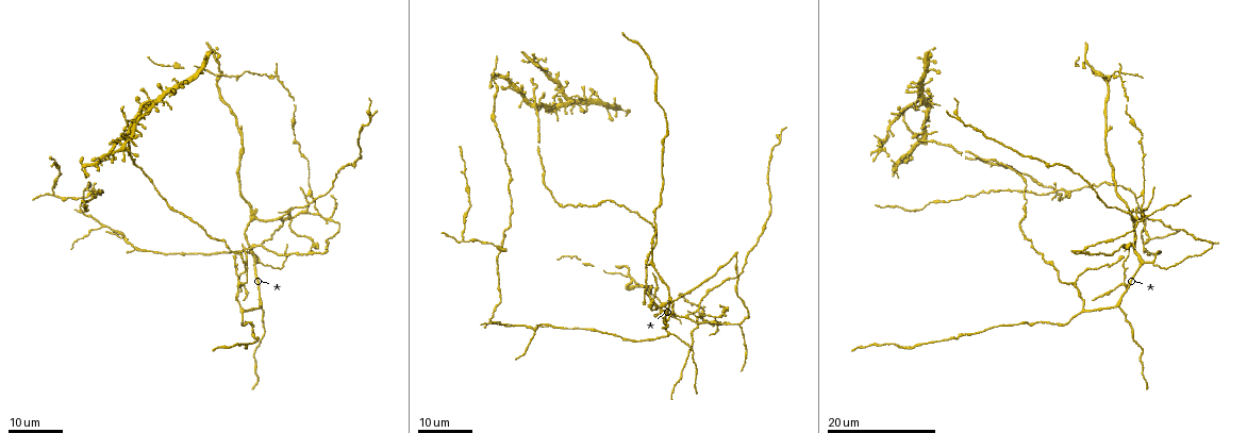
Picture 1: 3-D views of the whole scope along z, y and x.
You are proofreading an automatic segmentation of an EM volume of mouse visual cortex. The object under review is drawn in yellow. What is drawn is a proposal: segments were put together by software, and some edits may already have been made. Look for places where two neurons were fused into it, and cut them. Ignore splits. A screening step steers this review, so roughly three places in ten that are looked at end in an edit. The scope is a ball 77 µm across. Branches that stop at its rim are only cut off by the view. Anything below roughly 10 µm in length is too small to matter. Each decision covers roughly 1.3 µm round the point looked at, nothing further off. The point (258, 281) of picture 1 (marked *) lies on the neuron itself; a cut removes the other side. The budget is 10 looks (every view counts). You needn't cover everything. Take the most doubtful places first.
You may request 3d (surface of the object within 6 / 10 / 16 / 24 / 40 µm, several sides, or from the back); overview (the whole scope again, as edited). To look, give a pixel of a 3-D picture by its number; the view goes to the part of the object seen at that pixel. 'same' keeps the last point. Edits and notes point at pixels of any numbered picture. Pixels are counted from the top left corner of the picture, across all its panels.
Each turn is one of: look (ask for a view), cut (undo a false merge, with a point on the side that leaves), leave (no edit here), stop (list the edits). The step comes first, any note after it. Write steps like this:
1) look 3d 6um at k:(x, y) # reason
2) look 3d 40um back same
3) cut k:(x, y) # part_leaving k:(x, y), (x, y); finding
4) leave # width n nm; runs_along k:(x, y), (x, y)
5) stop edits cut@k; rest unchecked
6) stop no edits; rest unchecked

look 3d 24um at 1:(1145, 261) # branch point

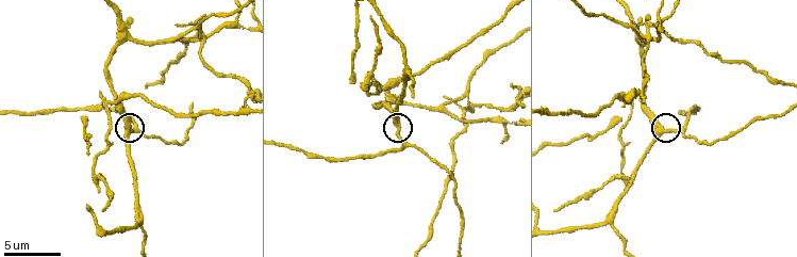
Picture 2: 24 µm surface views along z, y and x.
look 3d 10um at 2:(399, 127) # closer look

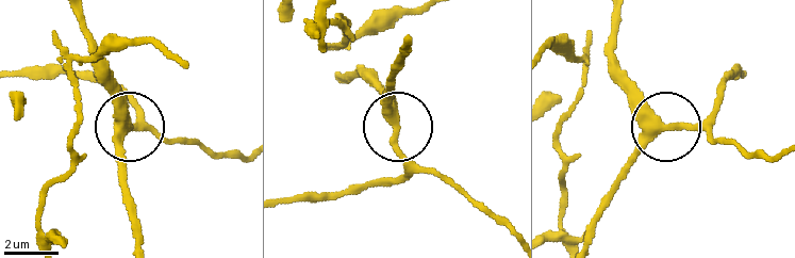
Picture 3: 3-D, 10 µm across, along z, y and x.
leave # runs_along 3:(596, 219), (624, 166), (660, 125), (618, 79); all the same neuron

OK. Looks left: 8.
look 3d 24um at 1:(1066, 191) # looks like a crossing

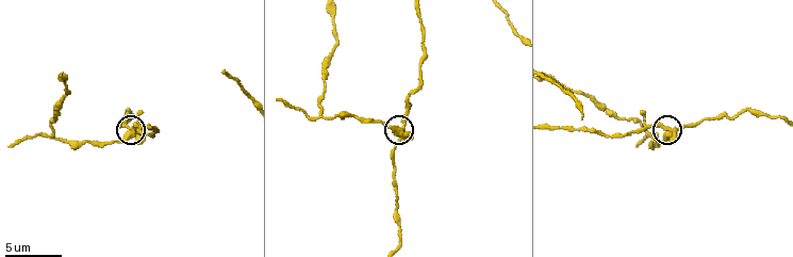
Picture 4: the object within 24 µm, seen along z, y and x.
look 3d 6um at 4:(667, 130)

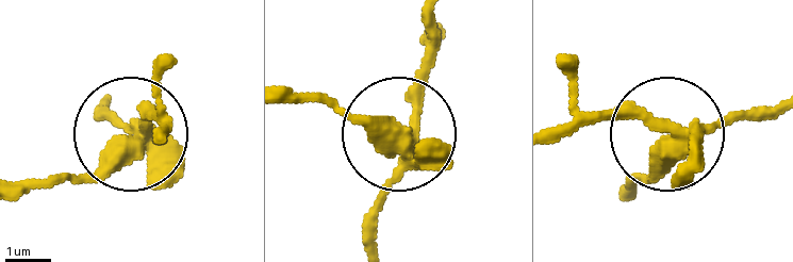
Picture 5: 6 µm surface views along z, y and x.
cut 5:(108, 176) # arms 4; part_leaving 5:(135, 138), (94, 169), (25, 184); a second neuron is stuck on

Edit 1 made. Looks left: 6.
look overview

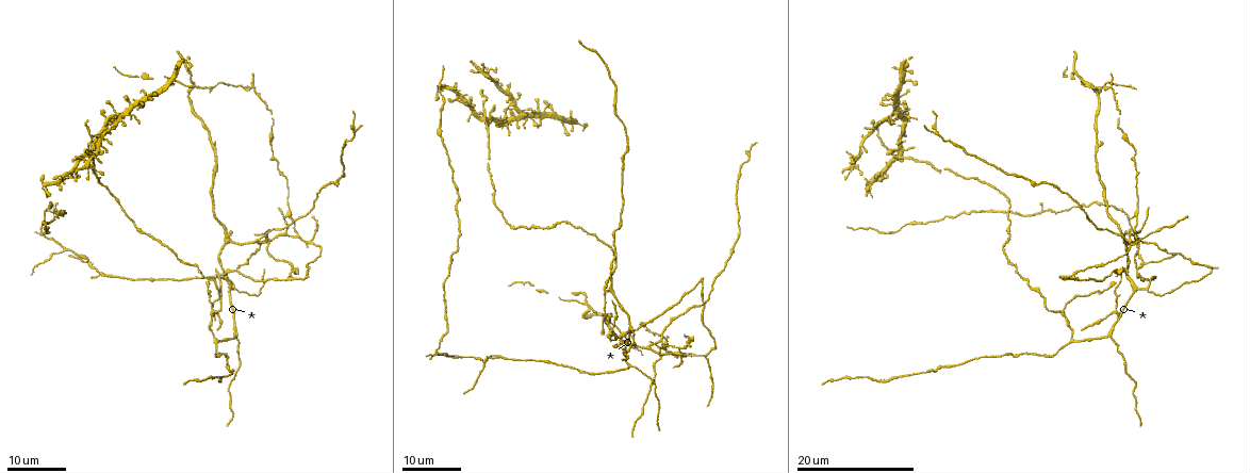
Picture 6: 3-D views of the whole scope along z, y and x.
look 3d 16um at 6:(1107, 336) # small branch off a trunk

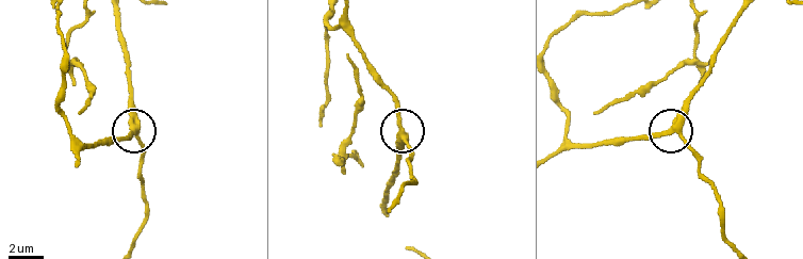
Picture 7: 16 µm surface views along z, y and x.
look 3d 10um at 7:(406, 133) # closer look

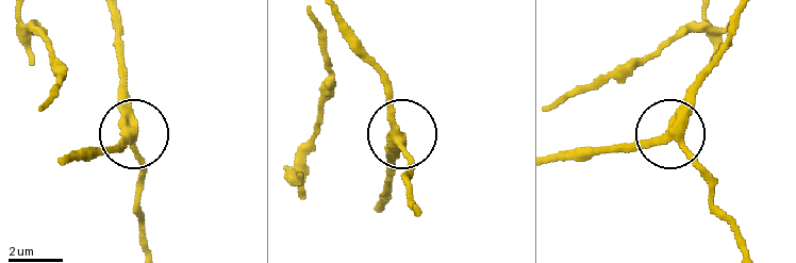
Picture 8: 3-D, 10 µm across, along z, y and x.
leave # side_arm 19 um; runs_along 8:(114, 18), (120, 115), (142, 181); continuous, no second neuron

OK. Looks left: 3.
look 3d 24um at 6:(513, 114)

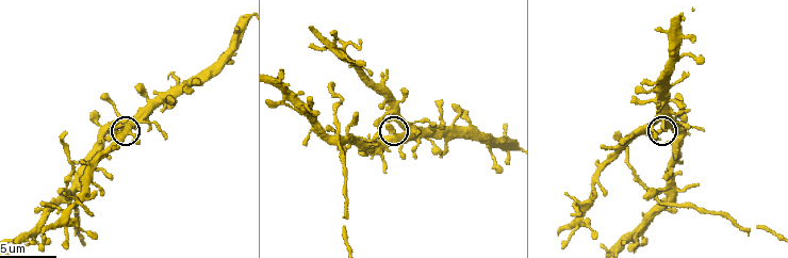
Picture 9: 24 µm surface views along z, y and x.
look 3d 6um at 9:(390, 132) # closer look

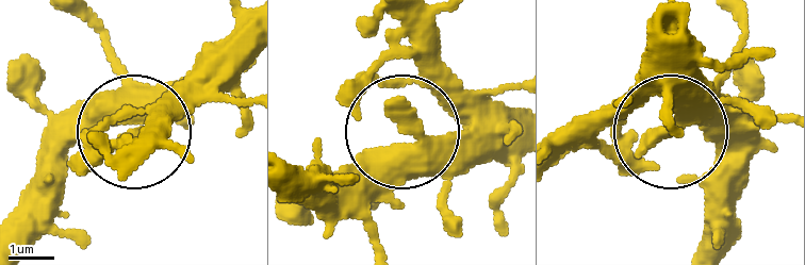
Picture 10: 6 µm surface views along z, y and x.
leave # continuous, no second neuron

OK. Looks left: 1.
look 3d 6um at 2:(129, 38)

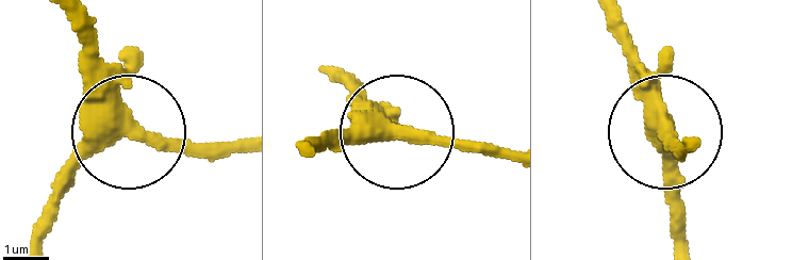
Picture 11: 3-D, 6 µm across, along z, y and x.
leave # width 440 nm; runs_along 11:(310, 151), (401, 129), (348, 76); one neuron here

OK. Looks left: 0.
stop edits cut@5; rest unchecked

